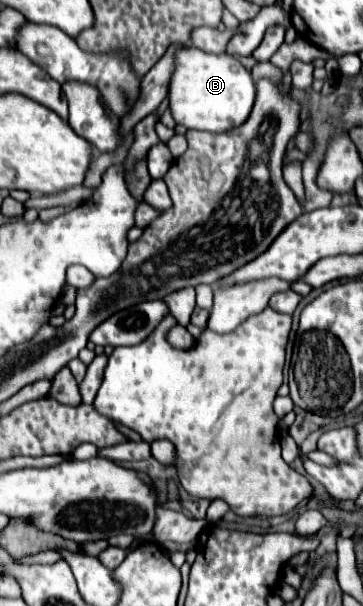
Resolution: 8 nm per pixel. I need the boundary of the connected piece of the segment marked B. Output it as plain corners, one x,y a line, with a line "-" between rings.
194,46
178,48
174,54
174,72
168,82
168,102
176,124
188,130
224,132
240,126
254,106
254,80
250,72
228,54
208,54

